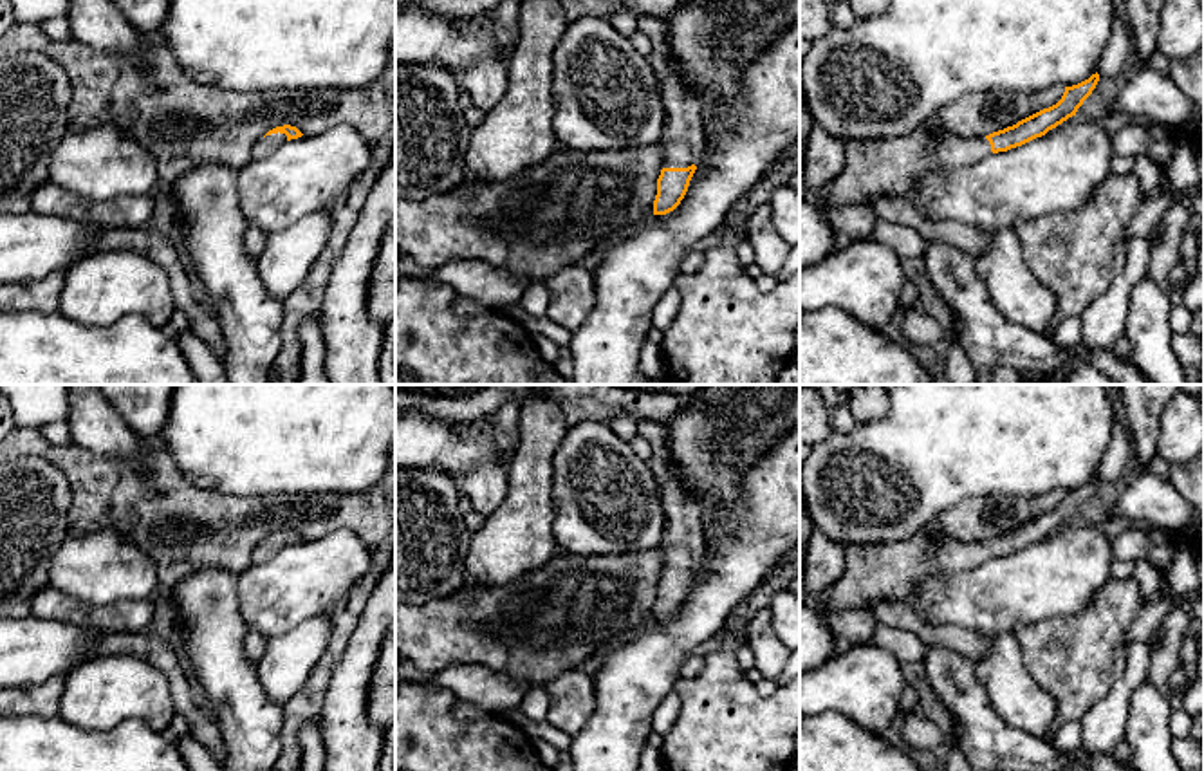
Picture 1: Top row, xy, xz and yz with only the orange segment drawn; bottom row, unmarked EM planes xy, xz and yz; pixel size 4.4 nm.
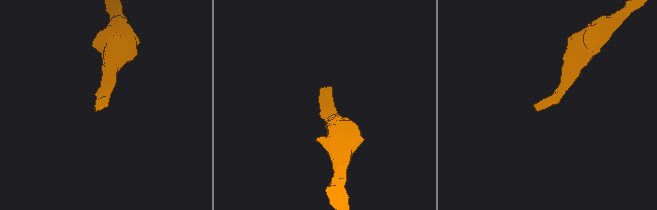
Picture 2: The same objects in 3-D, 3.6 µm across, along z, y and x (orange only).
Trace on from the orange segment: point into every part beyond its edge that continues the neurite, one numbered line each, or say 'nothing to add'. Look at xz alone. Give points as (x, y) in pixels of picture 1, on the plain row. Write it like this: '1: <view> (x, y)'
1: xz (683, 540)

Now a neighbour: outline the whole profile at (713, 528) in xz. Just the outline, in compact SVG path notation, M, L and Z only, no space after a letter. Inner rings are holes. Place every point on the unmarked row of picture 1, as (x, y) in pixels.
M708 506L704 507L702 515L702 529L706 540L724 540L729 536L729 529L726 527L726 524Z

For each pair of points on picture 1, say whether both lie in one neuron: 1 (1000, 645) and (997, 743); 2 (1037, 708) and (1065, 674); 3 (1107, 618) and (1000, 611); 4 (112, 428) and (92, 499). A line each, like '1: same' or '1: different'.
1: different
2: different
3: different
4: different

